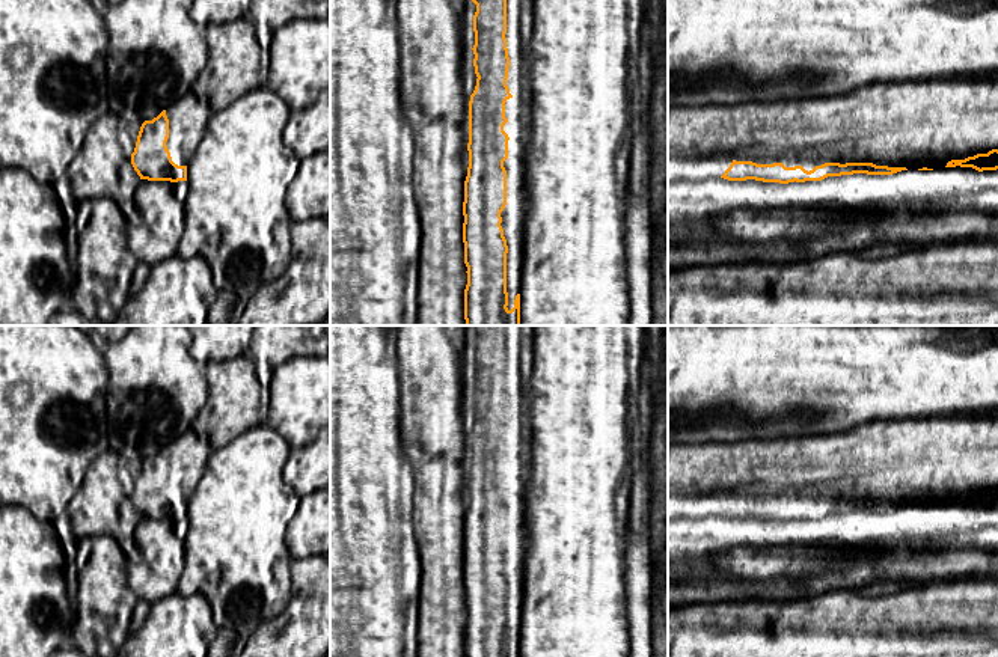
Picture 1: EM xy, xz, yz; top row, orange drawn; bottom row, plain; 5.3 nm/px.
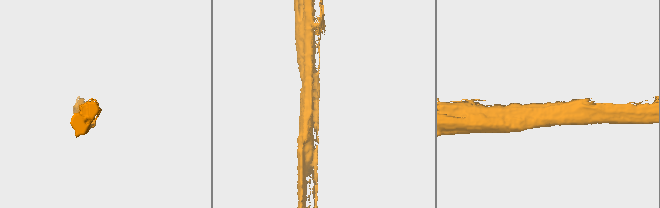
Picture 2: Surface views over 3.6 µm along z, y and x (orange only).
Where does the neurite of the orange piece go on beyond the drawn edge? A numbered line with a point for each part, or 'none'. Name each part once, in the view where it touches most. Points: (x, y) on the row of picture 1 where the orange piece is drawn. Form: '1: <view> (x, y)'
1: xz (519, 12)

